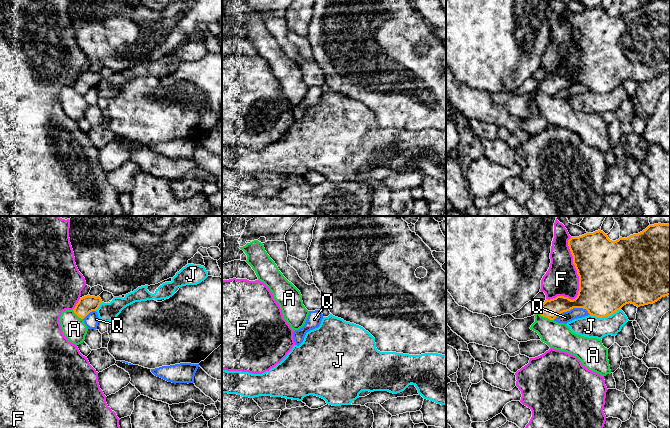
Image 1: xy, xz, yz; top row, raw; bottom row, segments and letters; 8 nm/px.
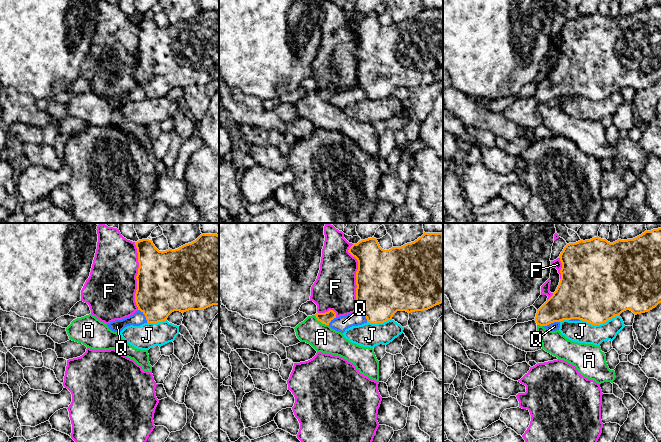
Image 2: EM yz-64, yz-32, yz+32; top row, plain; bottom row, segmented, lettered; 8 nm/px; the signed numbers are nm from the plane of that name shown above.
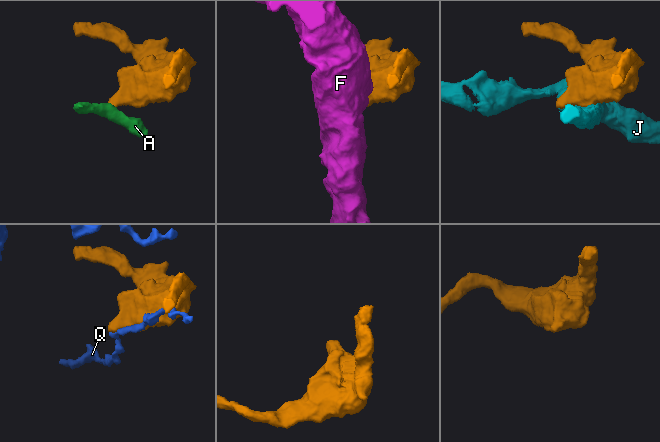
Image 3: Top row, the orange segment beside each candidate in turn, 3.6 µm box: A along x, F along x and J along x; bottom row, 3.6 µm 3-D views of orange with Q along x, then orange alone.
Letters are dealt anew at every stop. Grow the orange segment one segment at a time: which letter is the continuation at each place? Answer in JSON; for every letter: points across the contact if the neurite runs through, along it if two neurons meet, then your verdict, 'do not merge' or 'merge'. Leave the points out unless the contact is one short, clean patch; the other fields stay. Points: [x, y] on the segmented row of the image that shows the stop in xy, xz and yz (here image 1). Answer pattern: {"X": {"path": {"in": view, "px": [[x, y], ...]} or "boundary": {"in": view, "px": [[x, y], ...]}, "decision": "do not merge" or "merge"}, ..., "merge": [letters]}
{"A": {"boundary": {"in": "yz", "px": [[538, 310], [541, 315], [553, 320]]}, "decision": "do not merge"}, "F": {"decision": "do not merge"}, "J": {"decision": "do not merge"}, "Q": {"decision": "do not merge"}, "merge": []}

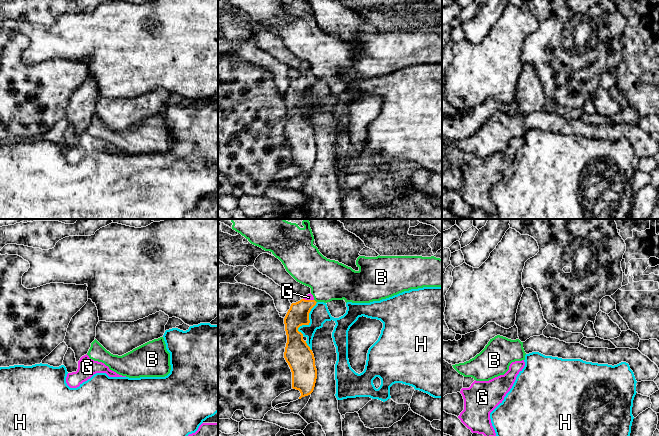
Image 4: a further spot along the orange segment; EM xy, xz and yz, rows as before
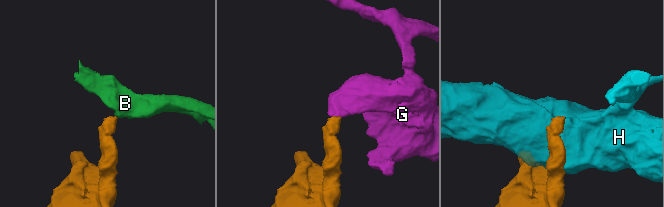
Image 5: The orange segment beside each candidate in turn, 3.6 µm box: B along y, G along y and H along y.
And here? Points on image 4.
{"B": {"boundary": {"in": "xz", "px": [[314, 299], [316, 302]]}, "decision": "do not merge"}, "G": {"path": {"in": "xz", "px": [[298, 314], [308, 300], [308, 297]]}, "decision": "merge"}, "H": {"decision": "do not merge"}, "merge": ["G"]}

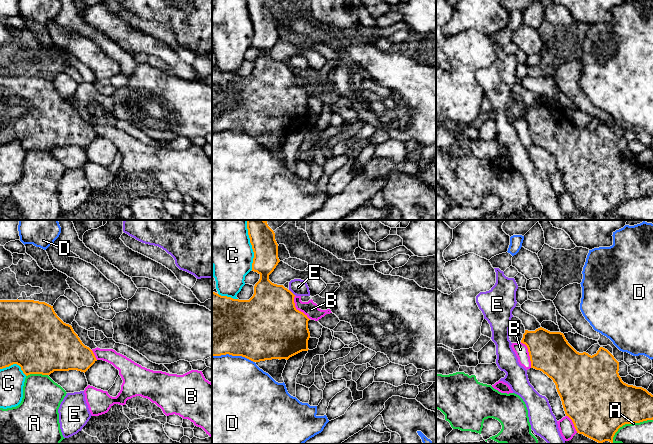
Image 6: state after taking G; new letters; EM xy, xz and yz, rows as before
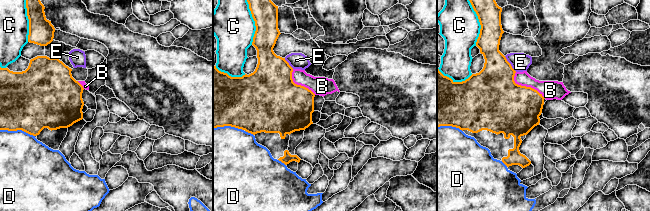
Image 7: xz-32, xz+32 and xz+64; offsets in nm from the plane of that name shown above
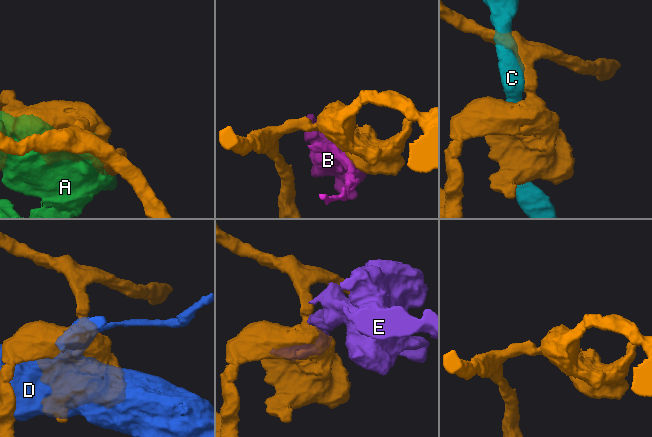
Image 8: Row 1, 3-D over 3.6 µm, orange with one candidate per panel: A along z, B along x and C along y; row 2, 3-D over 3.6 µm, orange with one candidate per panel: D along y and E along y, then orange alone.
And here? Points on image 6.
{"A": {"decision": "do not merge"}, "B": {"decision": "merge"}, "C": {"decision": "do not merge"}, "D": {"decision": "do not merge"}, "E": {"boundary": {"in": "xz", "px": [[289, 289], [294, 295]]}, "decision": "do not merge"}, "merge": ["B"]}

